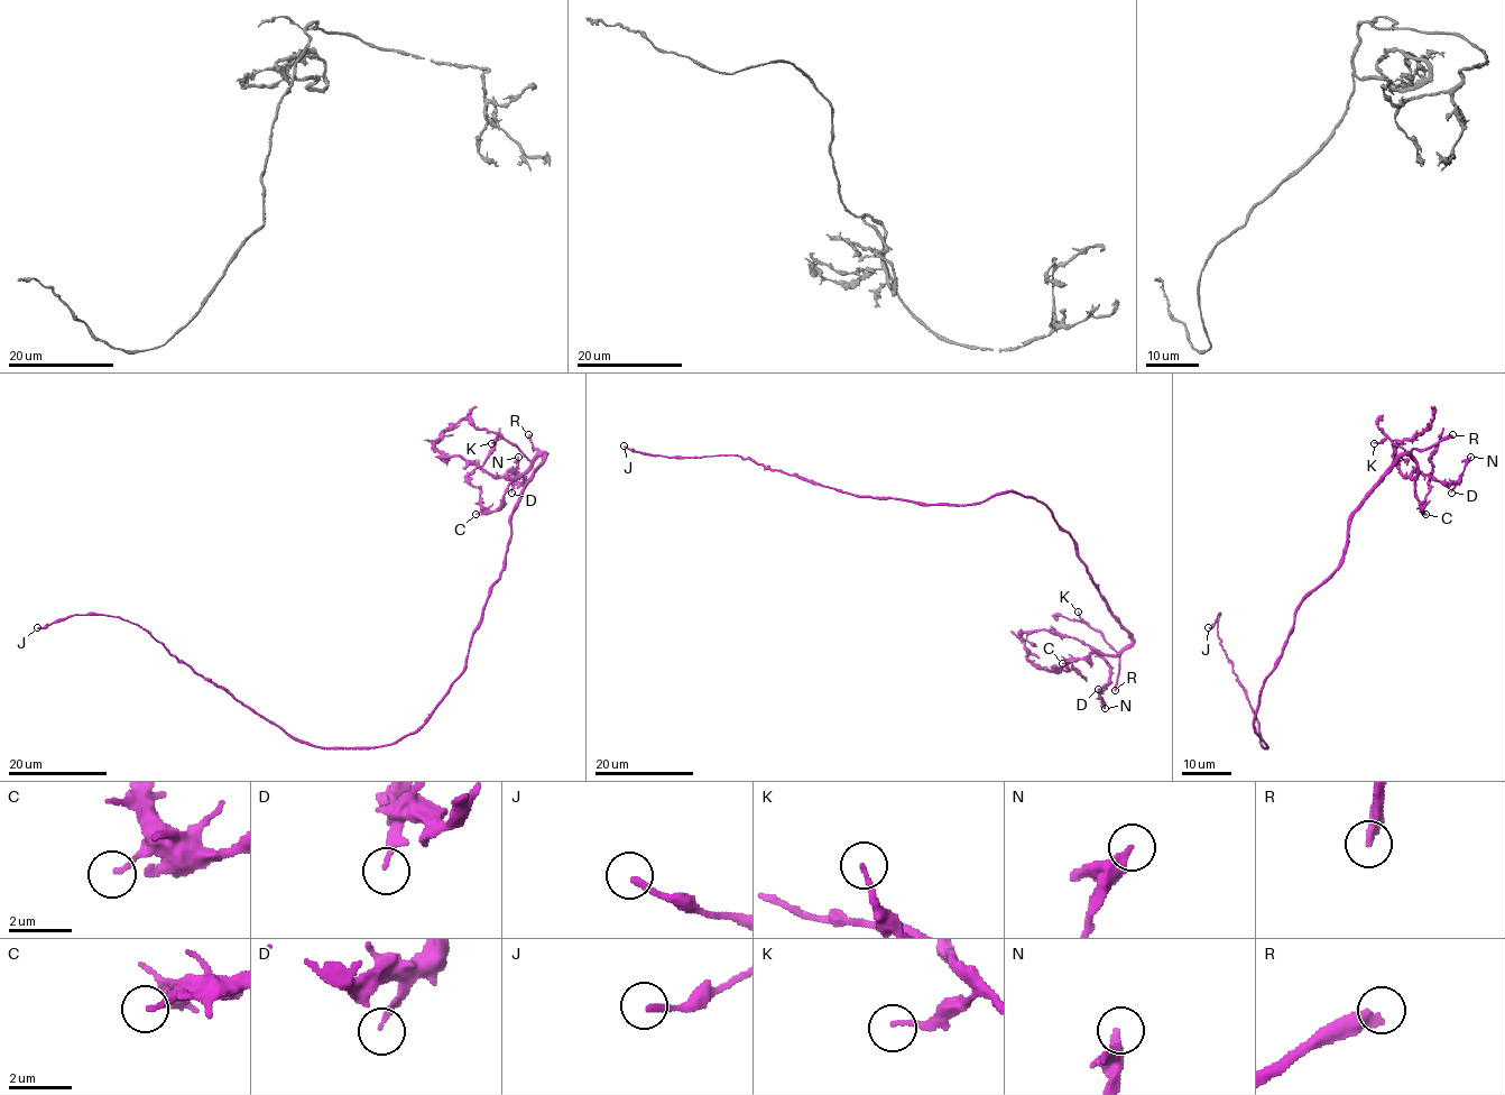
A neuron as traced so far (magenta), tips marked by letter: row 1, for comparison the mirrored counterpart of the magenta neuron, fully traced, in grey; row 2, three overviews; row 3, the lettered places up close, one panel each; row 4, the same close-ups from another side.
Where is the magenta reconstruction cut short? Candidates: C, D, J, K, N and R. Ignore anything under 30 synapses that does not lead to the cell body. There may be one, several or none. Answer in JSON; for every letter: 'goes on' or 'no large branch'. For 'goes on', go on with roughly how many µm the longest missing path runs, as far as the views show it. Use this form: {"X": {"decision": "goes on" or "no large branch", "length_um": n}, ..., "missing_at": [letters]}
{"C": {"decision": "no large branch"}, "D": {"decision": "no large branch"}, "J": {"decision": "no large branch"}, "K": {"decision": "no large branch"}, "N": {"decision": "no large branch"}, "R": {"decision": "goes on", "length_um": 90}, "missing_at": ["R"]}

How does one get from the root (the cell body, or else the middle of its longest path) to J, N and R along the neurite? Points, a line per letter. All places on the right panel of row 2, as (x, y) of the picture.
J: (1266, 680), (1254, 721), (1254, 729), (1267, 745), (1264, 747), (1246, 692), (1220, 643), (1219, 614), (1208, 627)
N: (1266, 680), (1295, 609), (1337, 567), (1349, 514), (1377, 480), (1406, 454), (1412, 476), (1453, 482), (1470, 457)
R: (1266, 680), (1282, 652), (1295, 609), (1337, 567), (1349, 514), (1401, 457), (1413, 449), (1428, 449), (1452, 434)

